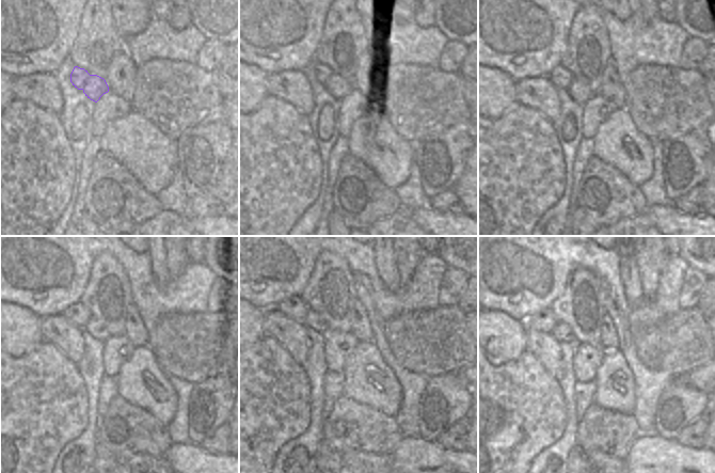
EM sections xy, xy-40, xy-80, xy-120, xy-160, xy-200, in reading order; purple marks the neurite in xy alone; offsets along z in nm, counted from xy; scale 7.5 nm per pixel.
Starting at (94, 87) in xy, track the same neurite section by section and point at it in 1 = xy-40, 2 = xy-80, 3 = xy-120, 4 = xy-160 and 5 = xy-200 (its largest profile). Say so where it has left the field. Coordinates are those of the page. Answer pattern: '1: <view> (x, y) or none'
1: xy-40 (337, 87)
2: xy-80 (559, 77)
3: xy-120 (78, 314)
4: xy-160 (311, 317)
5: xy-200 (544, 320)

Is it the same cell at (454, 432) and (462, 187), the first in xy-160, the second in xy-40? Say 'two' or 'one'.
two

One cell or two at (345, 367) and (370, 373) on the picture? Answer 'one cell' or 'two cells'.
two cells

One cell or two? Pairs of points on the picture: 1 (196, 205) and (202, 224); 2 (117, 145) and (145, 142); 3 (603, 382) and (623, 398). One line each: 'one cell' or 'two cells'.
1: two cells
2: one cell
3: one cell

